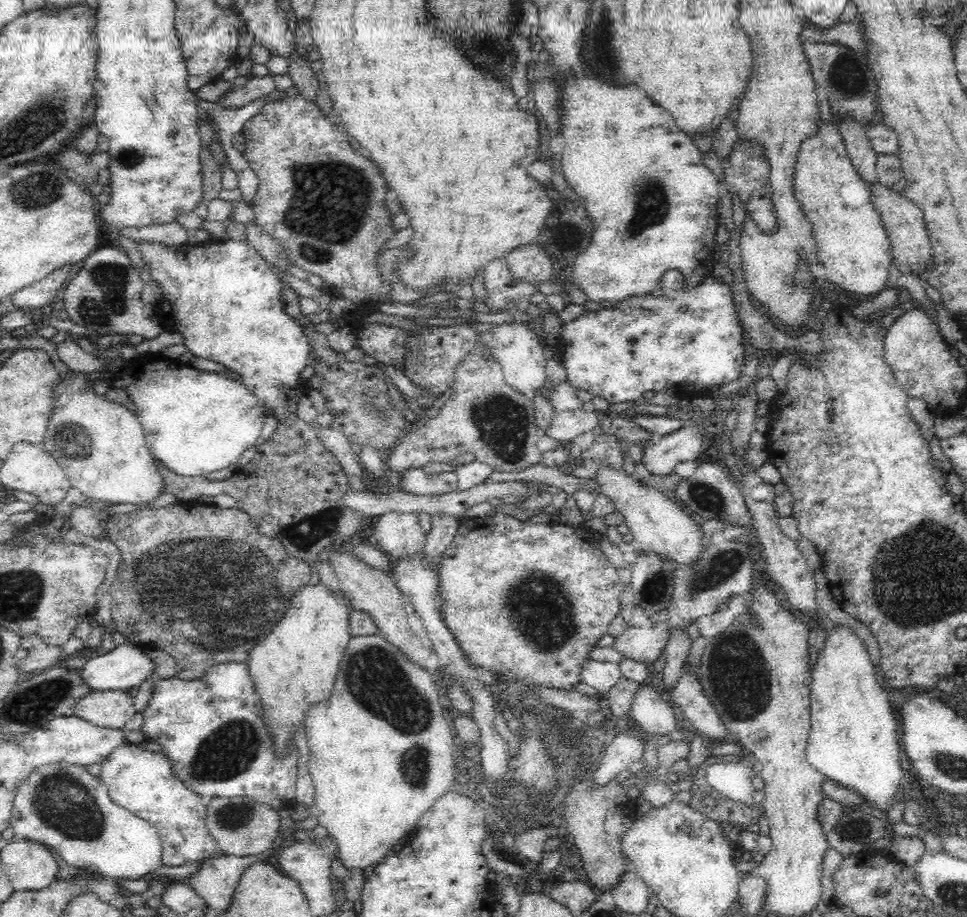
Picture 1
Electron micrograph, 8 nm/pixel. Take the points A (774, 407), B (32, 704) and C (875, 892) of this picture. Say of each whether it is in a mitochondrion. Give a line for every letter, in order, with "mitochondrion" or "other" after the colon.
A: other
B: mitochondrion
C: mitochondrion

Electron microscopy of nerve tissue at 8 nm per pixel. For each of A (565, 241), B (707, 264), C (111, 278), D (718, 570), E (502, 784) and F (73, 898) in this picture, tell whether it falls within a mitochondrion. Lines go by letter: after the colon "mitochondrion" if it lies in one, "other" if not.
A: other
B: other
C: mitochondrion
D: mitochondrion
E: other
F: other

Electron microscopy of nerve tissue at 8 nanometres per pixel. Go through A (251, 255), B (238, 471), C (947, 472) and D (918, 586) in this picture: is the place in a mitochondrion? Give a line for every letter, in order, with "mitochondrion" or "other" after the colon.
A: other
B: other
C: other
D: mitochondrion

